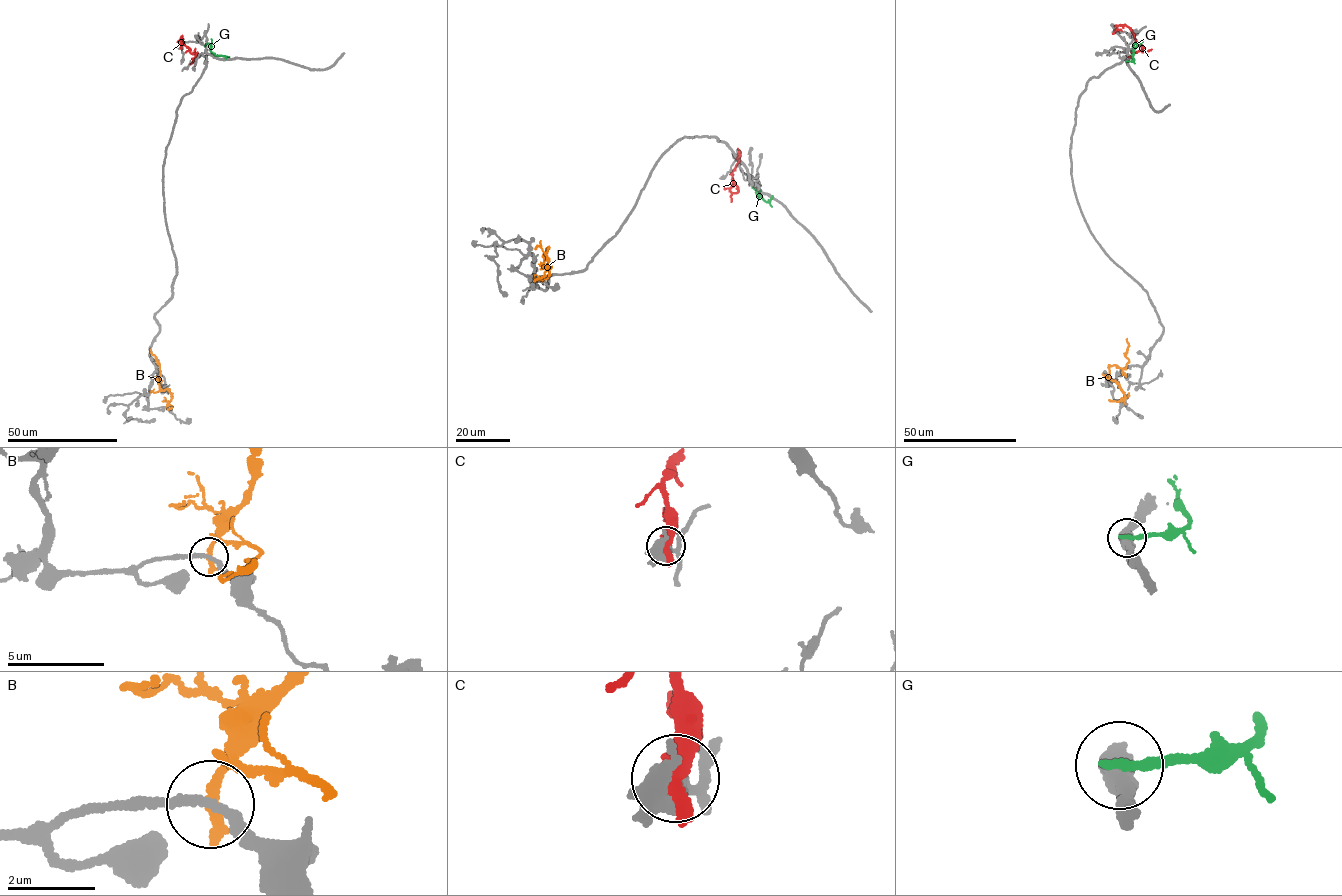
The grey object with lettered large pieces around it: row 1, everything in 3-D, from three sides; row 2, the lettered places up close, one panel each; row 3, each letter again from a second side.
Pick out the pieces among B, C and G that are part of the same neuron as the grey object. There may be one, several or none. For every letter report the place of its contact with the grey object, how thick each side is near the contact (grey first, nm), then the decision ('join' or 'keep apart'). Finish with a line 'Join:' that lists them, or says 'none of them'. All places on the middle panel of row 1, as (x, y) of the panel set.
B: (535, 279) | 240/280 nm | keep apart
C: (738, 152) | 600/550 nm | keep apart
G: (772, 197) | 420/240 nm | keep apart
Join: none of them

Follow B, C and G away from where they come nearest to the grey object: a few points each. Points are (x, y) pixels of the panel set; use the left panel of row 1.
B: (166, 407), (171, 396), (167, 390), (159, 388), (156, 378), (160, 375), (160, 364), (150, 349)
C: (180, 46), (182, 36), (190, 52), (197, 53), (190, 64)
G: (226, 58), (216, 56), (210, 44), (204, 47)

